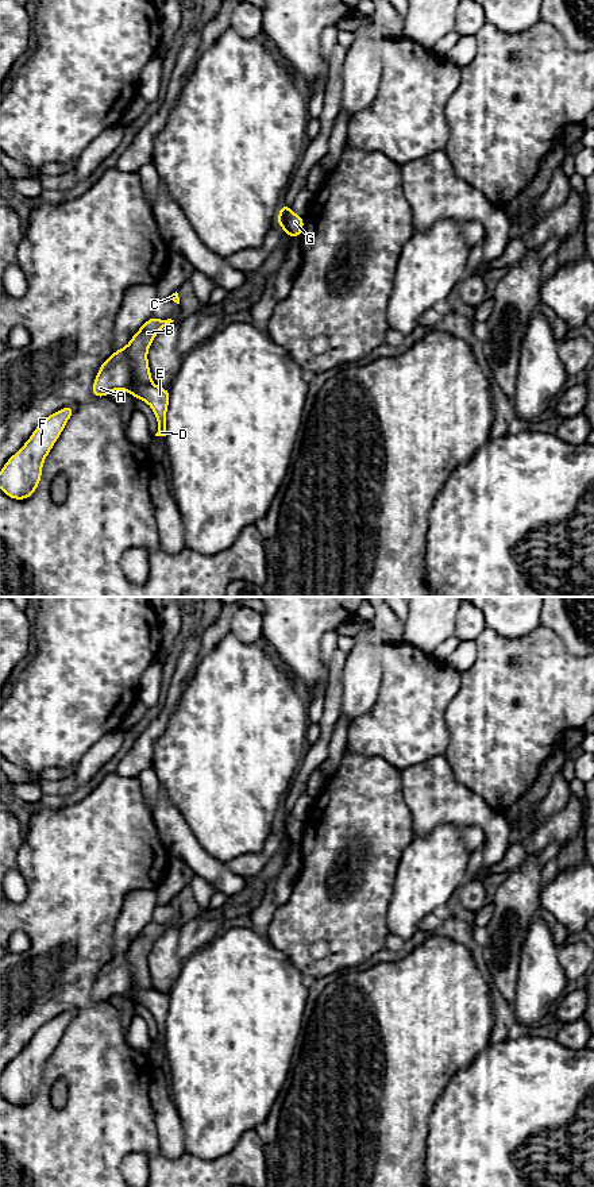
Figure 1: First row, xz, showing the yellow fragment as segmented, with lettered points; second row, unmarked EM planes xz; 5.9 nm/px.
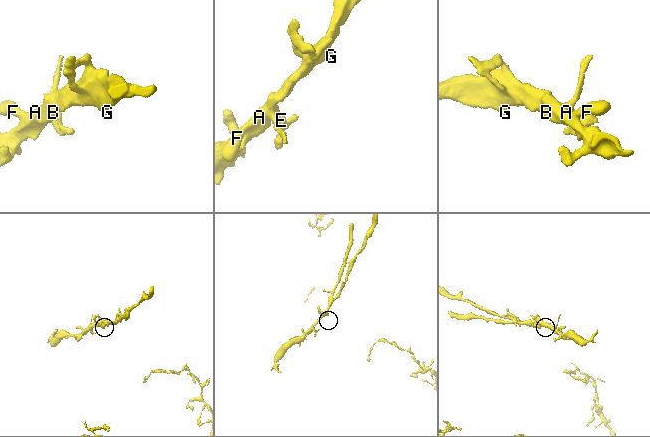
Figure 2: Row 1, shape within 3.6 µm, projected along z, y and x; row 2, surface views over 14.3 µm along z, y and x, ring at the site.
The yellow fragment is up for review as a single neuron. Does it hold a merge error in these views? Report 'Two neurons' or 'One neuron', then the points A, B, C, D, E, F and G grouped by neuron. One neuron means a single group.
Two neurons. Groups: A D E F / B C G

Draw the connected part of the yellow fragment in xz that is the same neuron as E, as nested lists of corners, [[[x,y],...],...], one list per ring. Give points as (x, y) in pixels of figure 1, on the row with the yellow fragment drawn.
[[[154,384],[135,385],[131,394],[153,408],[158,421],[155,436],[166,436],[166,413],[170,400],[169,389],[159,388]]]

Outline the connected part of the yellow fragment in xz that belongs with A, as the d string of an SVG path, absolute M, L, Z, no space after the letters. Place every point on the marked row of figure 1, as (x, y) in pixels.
M127 347L116 350L101 363L92 386L93 397L107 397L112 390L132 385L132 371L127 361Z

